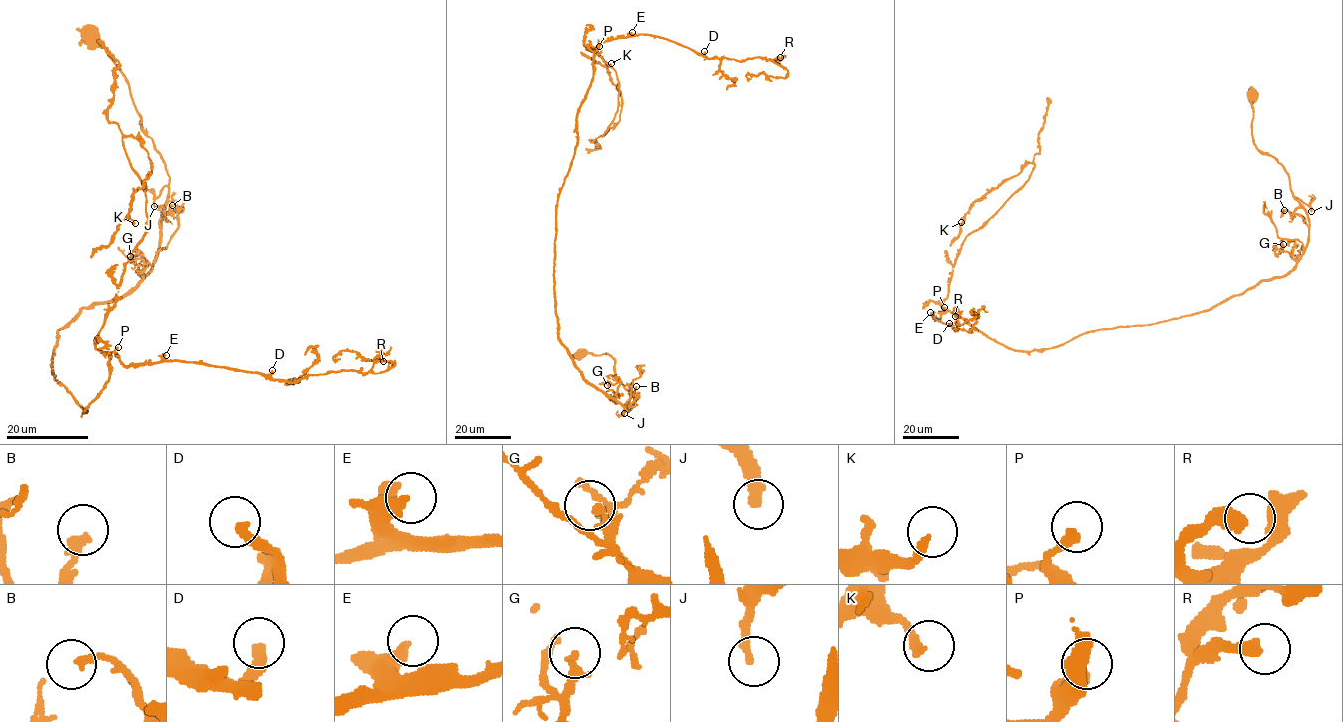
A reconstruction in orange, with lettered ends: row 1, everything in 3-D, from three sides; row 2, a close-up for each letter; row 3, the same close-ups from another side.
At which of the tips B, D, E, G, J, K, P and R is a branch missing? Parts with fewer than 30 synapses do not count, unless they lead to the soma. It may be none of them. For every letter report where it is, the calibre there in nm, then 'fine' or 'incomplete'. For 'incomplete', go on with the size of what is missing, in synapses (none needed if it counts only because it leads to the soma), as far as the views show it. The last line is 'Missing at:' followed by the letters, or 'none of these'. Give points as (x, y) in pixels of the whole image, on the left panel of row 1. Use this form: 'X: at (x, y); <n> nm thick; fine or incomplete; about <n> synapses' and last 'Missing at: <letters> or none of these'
B: at (172, 205); 240 nm thick; fine
D: at (272, 370); 320 nm thick; fine
E: at (166, 355); 360 nm thick; fine
G: at (130, 256); 240 nm thick; fine
J: at (154, 206); 200 nm thick; fine
K: at (135, 223); 280 nm thick; fine
P: at (118, 347); 280 nm thick; incomplete; about 40 synapses
R: at (383, 361); 420 nm thick; fine
Missing at: P

